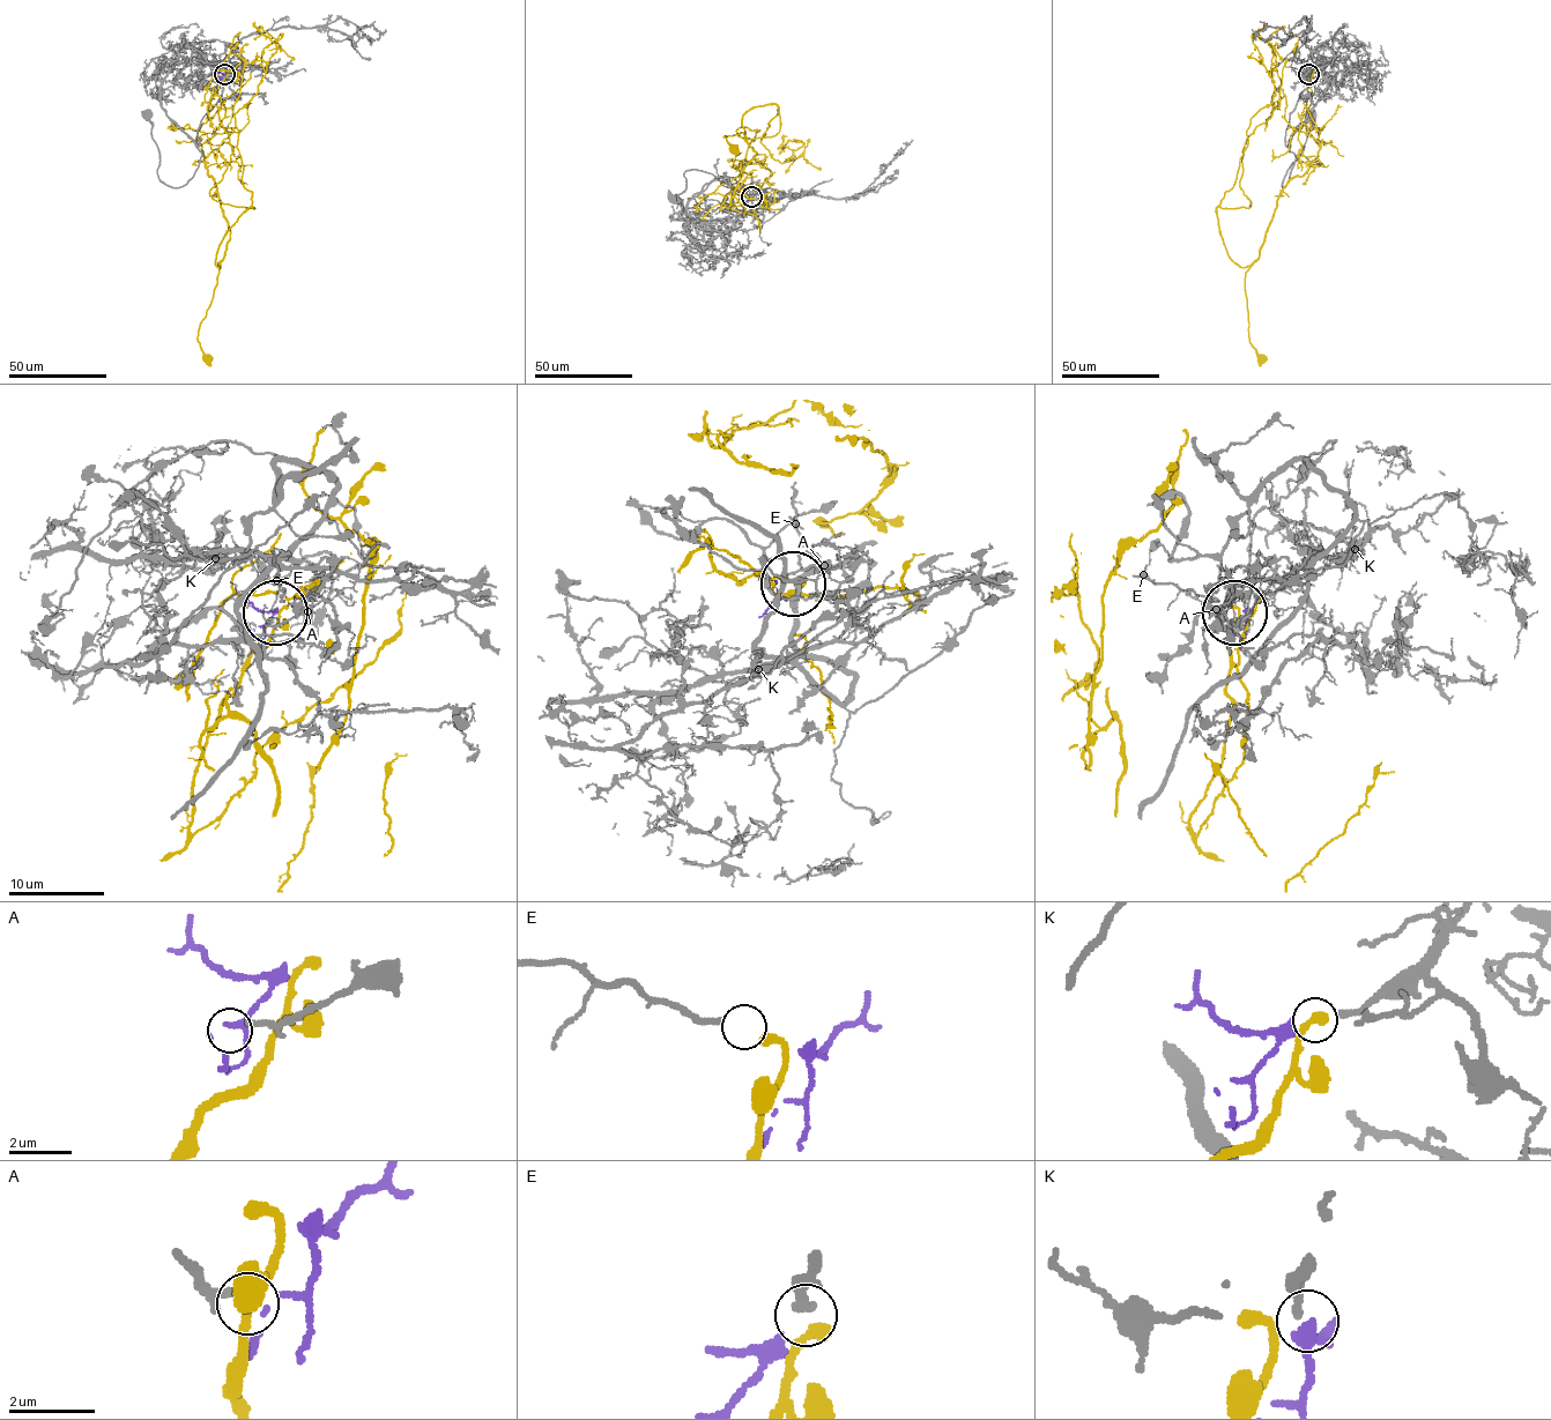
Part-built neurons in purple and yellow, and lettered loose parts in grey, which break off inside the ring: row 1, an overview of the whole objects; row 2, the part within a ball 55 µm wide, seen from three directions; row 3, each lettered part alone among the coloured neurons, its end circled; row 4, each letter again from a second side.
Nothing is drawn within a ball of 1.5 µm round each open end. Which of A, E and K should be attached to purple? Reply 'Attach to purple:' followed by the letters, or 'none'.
Attach to purple: K

